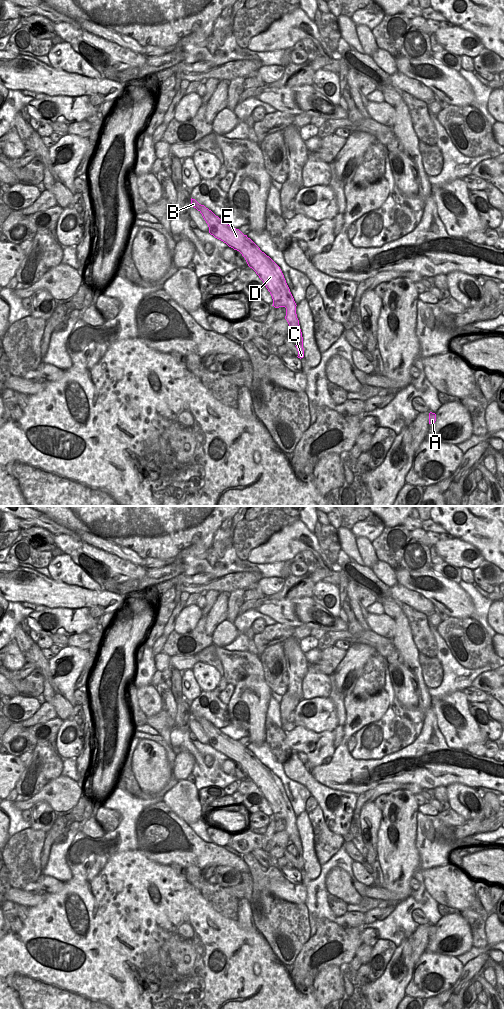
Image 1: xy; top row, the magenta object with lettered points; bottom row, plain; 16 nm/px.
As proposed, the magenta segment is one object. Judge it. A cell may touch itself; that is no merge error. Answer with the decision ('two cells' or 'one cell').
two cells

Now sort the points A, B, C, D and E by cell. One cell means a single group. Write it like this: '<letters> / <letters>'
A B D E / C

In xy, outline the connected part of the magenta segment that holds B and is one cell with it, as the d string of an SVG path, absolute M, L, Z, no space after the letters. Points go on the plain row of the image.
M191 710L191 718L196 720L208 736L209 745L223 753L229 759L239 763L270 804L275 820L285 819L285 831L289 841L295 843L300 839L296 826L296 815L286 795L280 779L239 741L223 734L211 722Z

